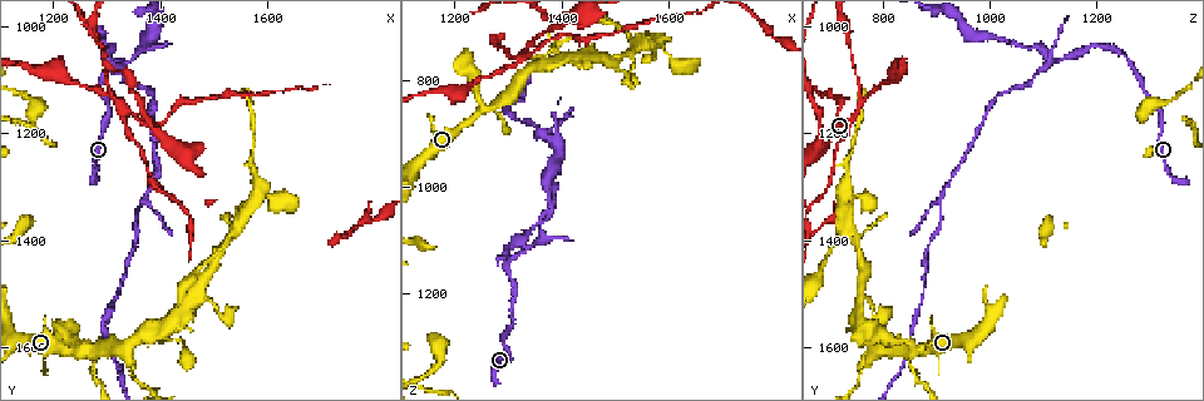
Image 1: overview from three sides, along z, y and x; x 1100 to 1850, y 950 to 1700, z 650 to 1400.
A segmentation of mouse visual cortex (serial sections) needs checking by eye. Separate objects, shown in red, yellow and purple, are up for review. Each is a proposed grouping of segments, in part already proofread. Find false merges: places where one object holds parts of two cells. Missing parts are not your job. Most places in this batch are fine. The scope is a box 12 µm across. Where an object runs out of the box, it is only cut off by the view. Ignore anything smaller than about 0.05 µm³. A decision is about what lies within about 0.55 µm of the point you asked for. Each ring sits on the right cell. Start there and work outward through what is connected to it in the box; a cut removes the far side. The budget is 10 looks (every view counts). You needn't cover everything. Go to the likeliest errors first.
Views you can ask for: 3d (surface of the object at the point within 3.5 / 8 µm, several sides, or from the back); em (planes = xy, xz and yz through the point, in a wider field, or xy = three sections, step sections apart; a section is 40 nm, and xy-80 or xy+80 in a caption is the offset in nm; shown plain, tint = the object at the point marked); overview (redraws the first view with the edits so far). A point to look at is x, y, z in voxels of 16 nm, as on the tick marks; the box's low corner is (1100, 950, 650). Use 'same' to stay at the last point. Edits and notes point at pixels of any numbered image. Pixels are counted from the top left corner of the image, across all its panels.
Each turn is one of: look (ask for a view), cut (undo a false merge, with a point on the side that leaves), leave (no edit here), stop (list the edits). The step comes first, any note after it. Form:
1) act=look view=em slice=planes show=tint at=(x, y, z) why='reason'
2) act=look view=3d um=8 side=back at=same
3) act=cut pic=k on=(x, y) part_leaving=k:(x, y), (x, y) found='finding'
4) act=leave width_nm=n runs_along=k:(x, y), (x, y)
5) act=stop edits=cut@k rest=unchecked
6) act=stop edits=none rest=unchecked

act=look view=3d um=3.5 side=back at=(1320, 1140, 760) why='abrupt turn'

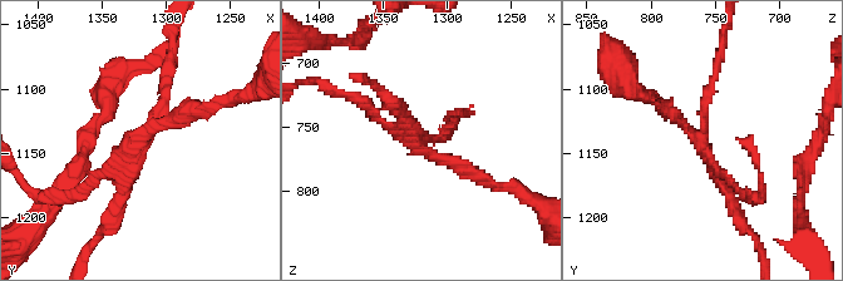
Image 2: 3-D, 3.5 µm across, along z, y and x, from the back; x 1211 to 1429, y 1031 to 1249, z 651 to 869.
act=cut pic=2 on=(114, 221) found='two cells meet here'

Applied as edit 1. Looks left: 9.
act=look view=overview

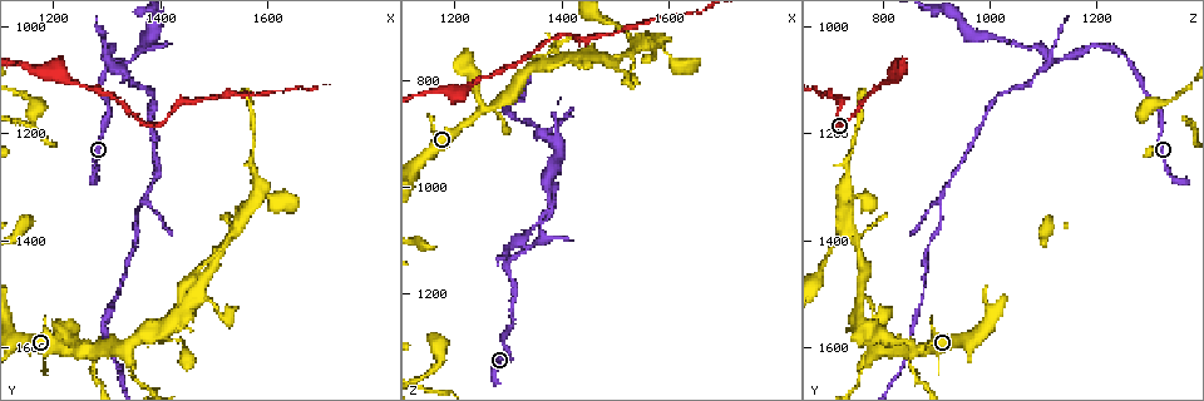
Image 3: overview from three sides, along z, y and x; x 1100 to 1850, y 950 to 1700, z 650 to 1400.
act=look view=3d um=3.5 side=back at=(1330, 1065, 1120) why='abrupt turn'

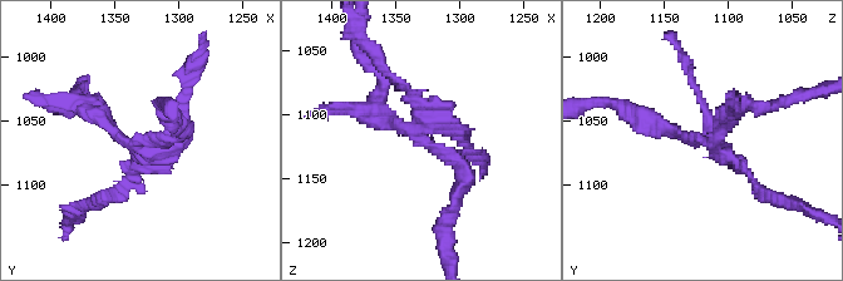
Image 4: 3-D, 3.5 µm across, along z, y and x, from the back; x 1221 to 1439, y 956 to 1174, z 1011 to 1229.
act=look view=em slice=xy step=3 show=tint at=(1326, 1066, 1122)

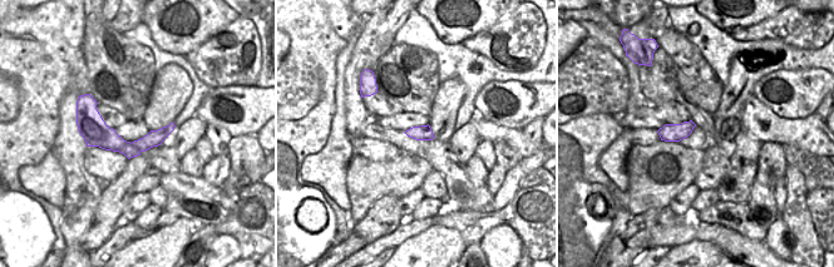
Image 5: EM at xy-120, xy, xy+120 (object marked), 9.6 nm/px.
act=look view=em slice=xy step=5 show=tint at=same

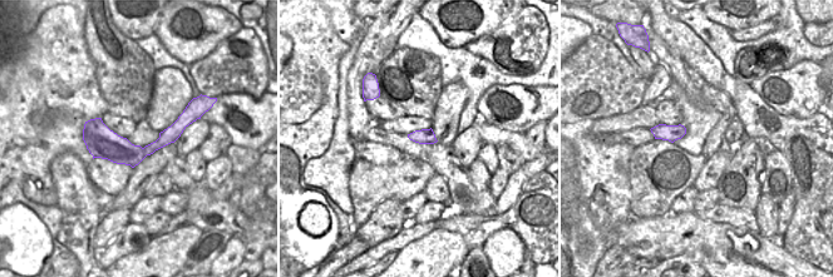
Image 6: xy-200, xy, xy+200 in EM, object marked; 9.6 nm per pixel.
act=cut pic=4 on=(127, 185) width_nm=140 part_leaving=4:(144, 152), (114, 191), (83, 206) found='a second cell is stuck on'

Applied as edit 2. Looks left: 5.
act=look view=3d um=3.5 at=(1255, 1605, 855) why='sharp bend'

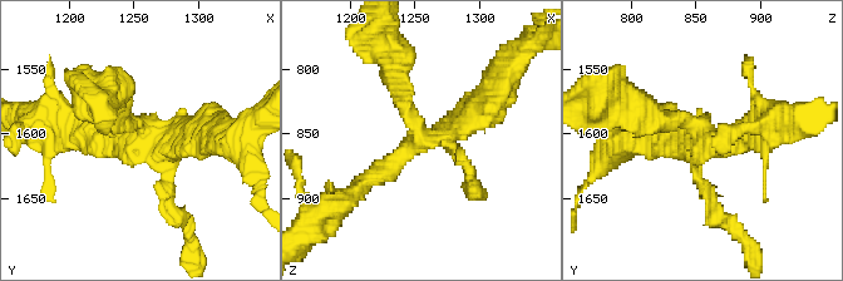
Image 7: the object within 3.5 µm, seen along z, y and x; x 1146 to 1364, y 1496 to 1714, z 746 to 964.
act=look view=em slice=planes show=tint at=(1250, 1602, 858) arms=4 arm_widths_nm=150,200,250,350 why='need the tissue'

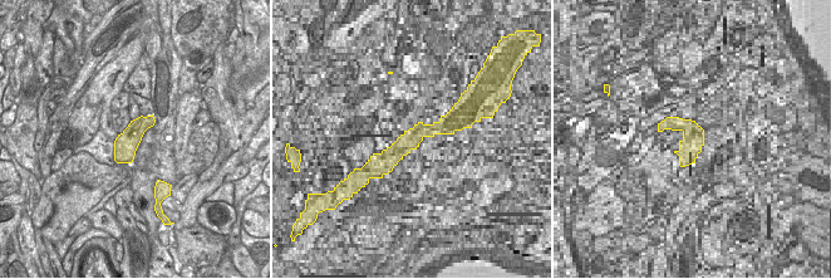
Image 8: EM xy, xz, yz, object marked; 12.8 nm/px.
act=leave runs_along=7:(351, 196), (486, 103) found='all the same cell'

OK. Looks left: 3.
act=look view=3d um=3.5 at=(1460, 1505, 760)

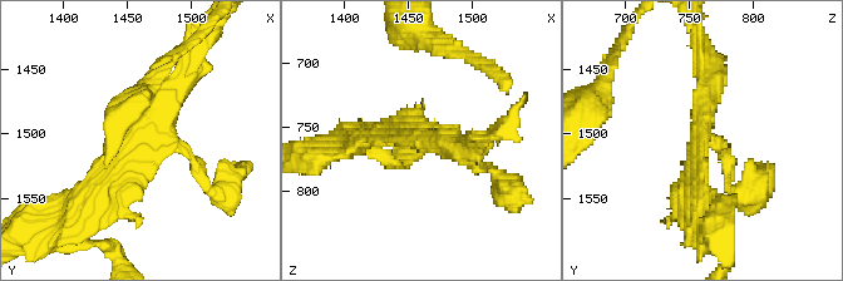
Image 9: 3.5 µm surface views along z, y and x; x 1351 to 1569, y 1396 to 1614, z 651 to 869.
act=look view=em slice=xy step=3 show=tint at=(1454, 1506, 758)

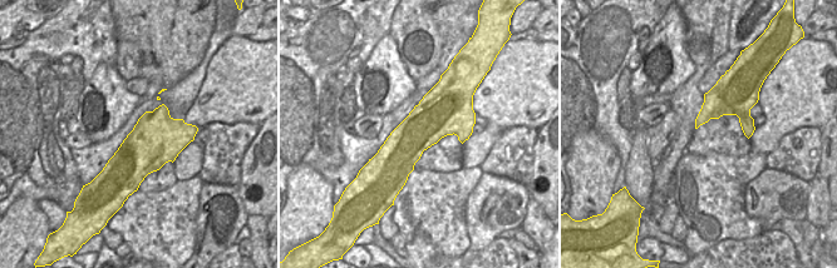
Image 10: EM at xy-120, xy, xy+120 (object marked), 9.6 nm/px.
act=leave runs_along=9:(84, 211), (134, 134), (188, 77) found='continuous, no second cell'

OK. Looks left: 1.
act=stop edits=cut@2,cut@4 rest=unchecked

